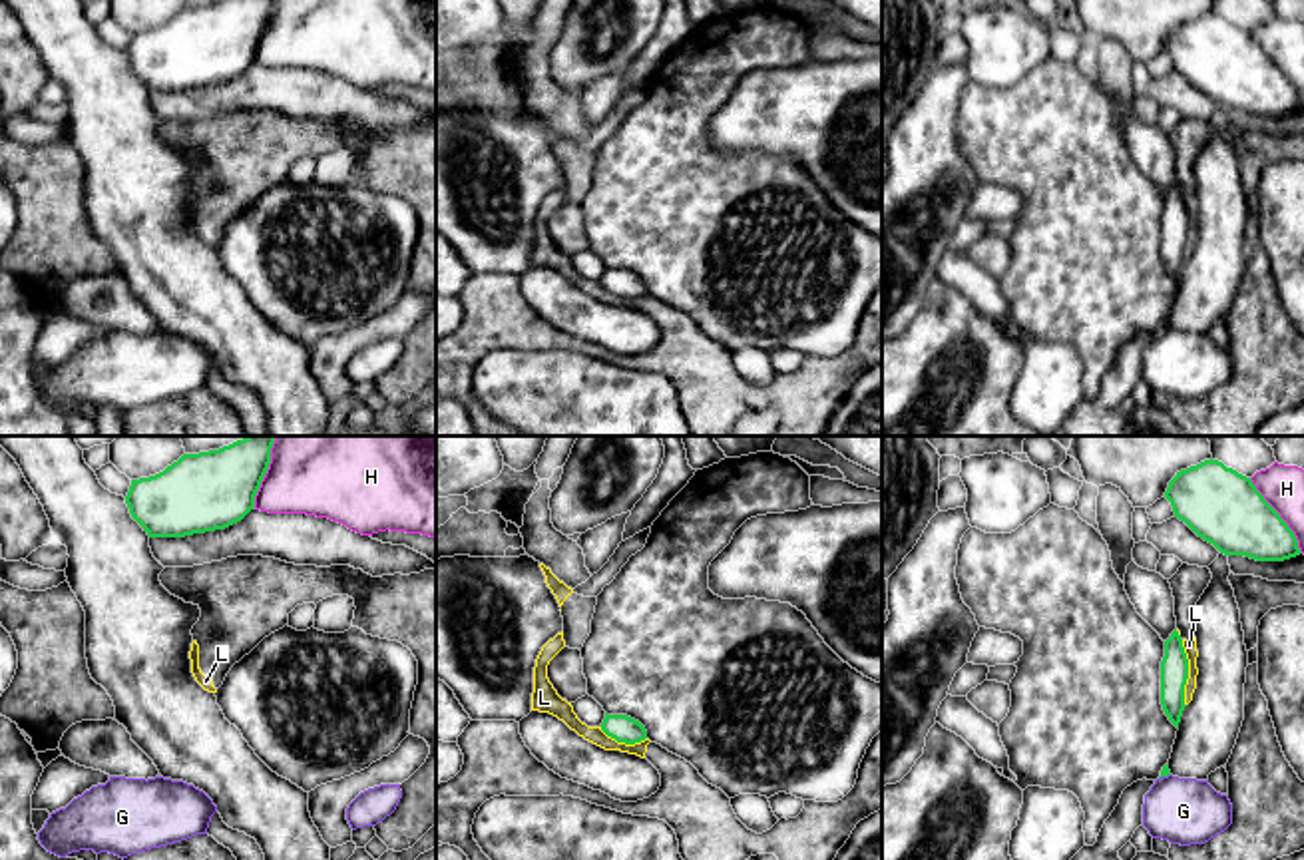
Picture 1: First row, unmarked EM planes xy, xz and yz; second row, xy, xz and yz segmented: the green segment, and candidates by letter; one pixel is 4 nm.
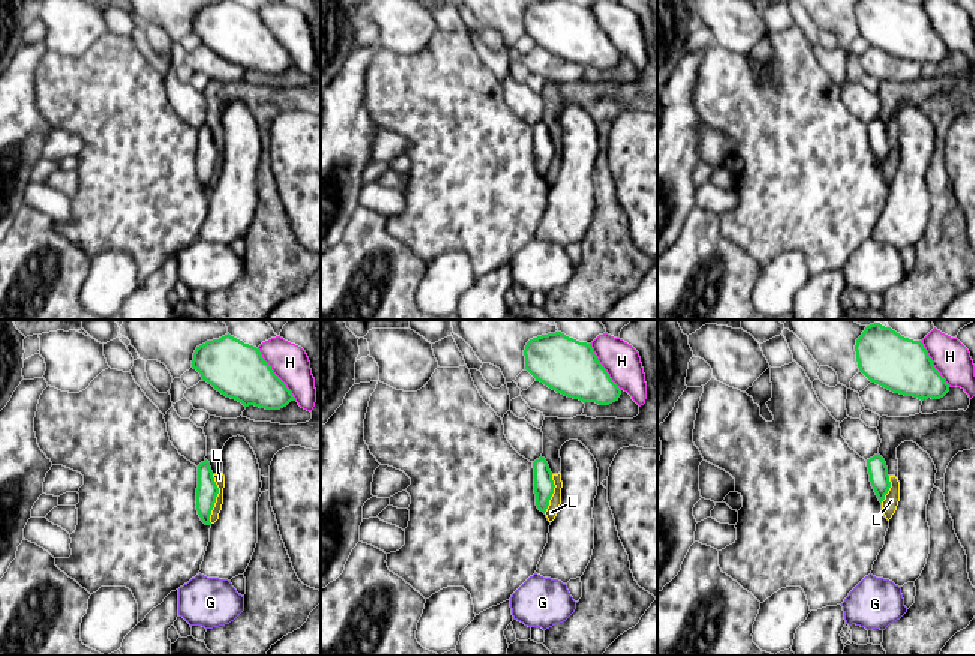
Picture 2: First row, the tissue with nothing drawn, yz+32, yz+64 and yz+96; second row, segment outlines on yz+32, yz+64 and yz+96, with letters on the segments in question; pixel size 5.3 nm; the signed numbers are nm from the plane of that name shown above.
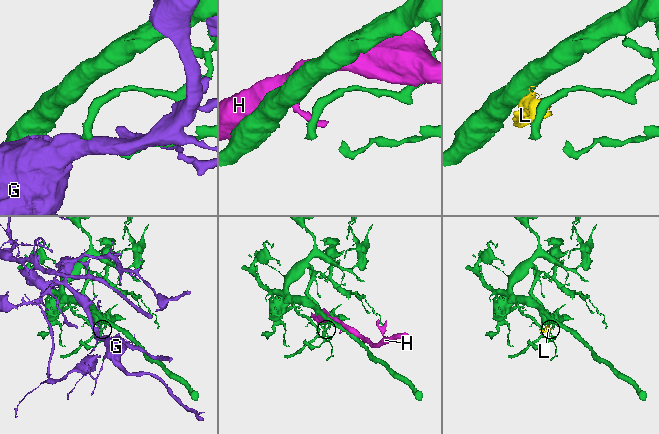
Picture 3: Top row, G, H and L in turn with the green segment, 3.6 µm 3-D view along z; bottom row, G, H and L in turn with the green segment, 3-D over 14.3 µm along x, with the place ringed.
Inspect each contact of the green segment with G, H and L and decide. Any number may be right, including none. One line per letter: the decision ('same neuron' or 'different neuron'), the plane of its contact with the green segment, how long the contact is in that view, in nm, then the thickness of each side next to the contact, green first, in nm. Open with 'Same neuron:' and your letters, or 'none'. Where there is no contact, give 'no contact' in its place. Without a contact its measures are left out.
Same neuron: none
G: different neuron; meets green in yz; contact 50 nm long; 40 nm thick on the green side, 280 nm on the other
H: different neuron; meets green in yz; contact 380 nm long; 300 nm thick on the green side, 180 nm on the other
L: different neuron; meets green in yz; contact 280 nm long; 110 nm thick on the green side, 50 nm on the other

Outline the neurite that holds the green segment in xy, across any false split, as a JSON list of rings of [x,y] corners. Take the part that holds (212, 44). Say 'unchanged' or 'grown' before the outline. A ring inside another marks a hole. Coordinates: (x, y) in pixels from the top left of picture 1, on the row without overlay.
unchanged; [[[273,0],[183,8],[163,26],[131,34],[125,58],[149,92],[185,92],[241,76],[271,18]]]

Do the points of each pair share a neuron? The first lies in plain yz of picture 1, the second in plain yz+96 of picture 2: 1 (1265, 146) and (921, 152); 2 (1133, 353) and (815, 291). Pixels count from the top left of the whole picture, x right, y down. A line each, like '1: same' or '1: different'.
1: different
2: same

